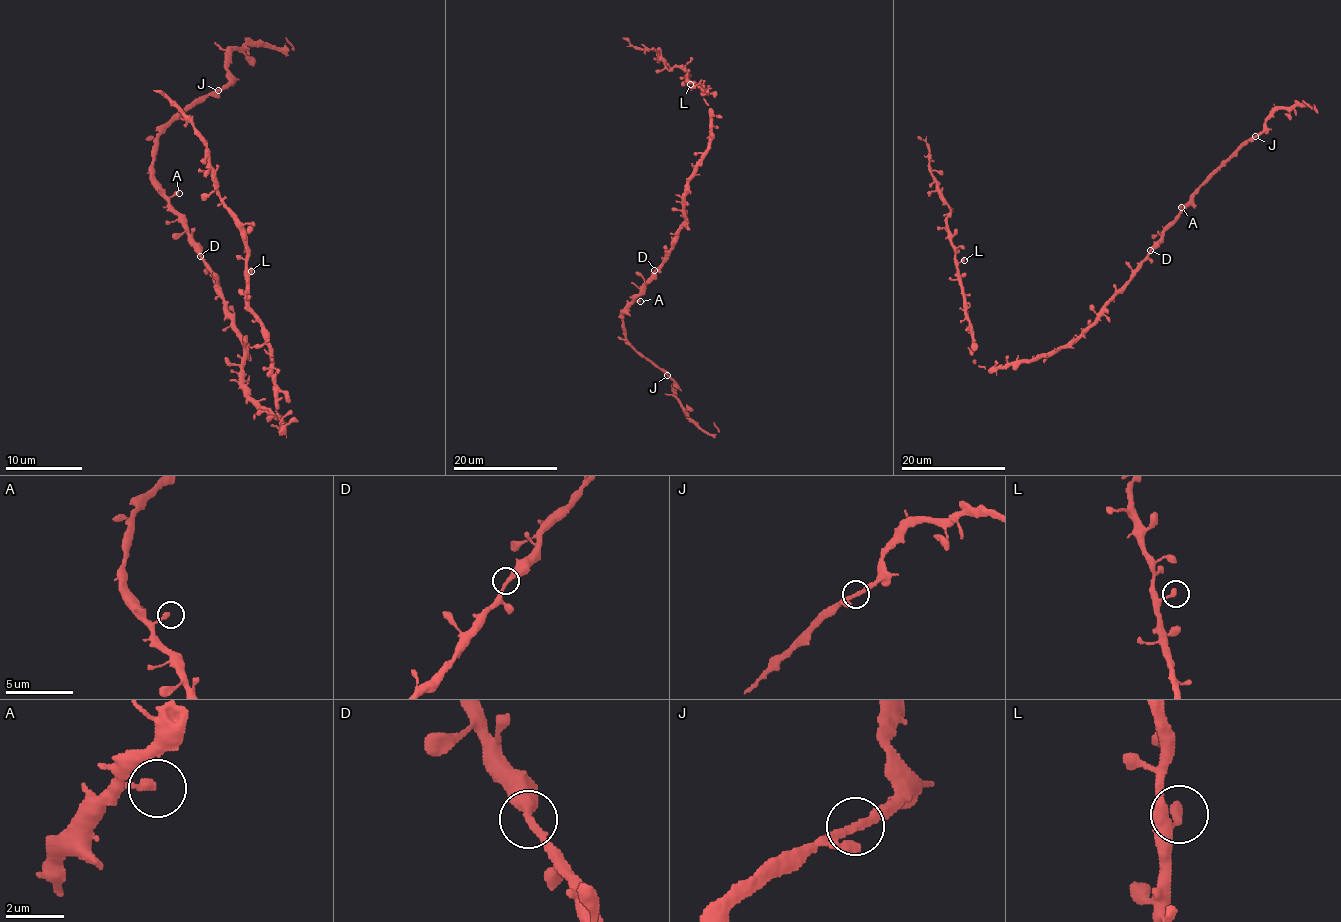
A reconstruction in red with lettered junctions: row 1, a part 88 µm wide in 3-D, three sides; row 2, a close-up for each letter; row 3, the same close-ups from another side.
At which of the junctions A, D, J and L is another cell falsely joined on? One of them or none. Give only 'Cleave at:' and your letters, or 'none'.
Cleave at: none

